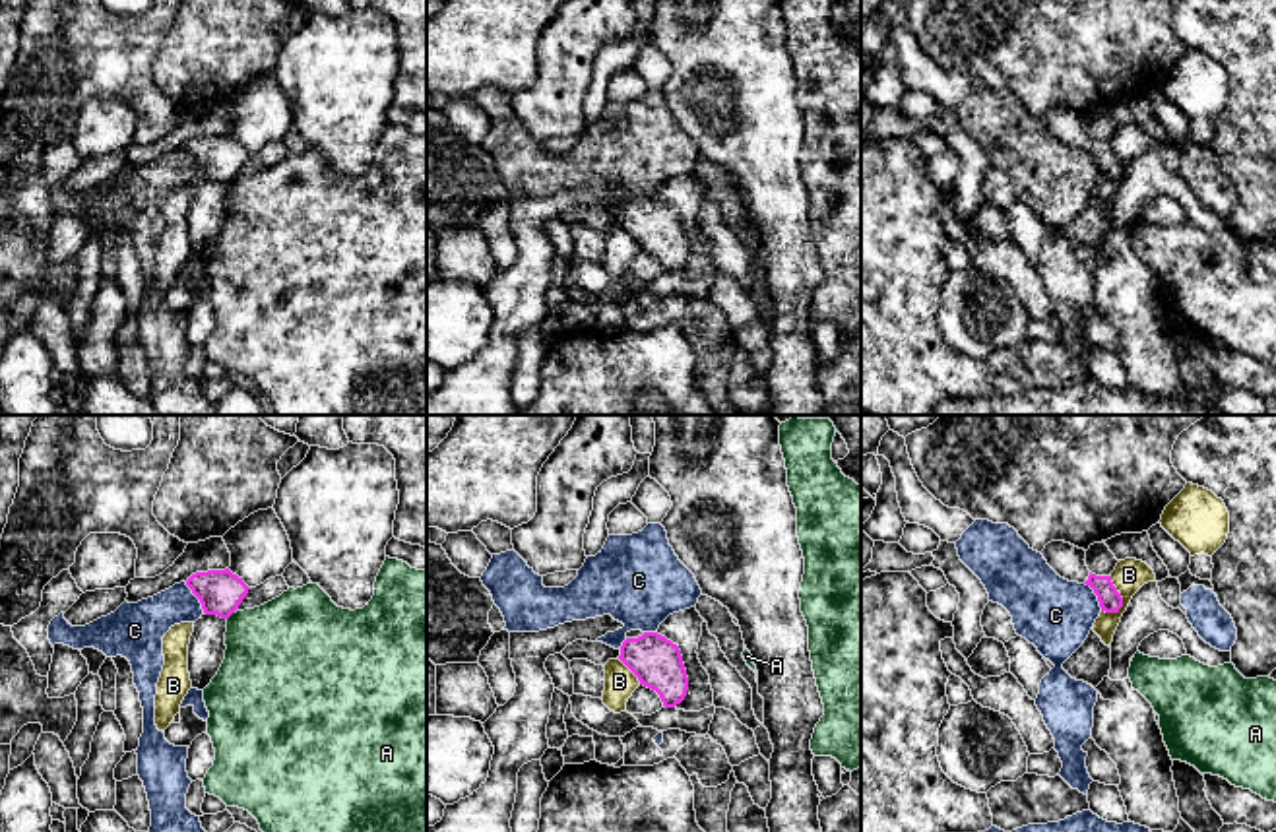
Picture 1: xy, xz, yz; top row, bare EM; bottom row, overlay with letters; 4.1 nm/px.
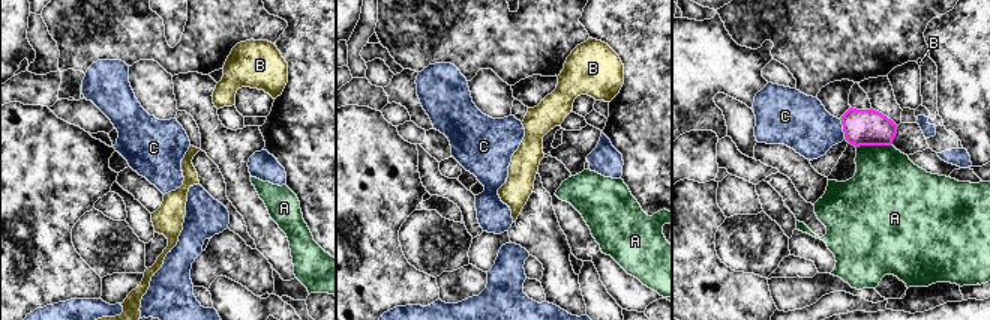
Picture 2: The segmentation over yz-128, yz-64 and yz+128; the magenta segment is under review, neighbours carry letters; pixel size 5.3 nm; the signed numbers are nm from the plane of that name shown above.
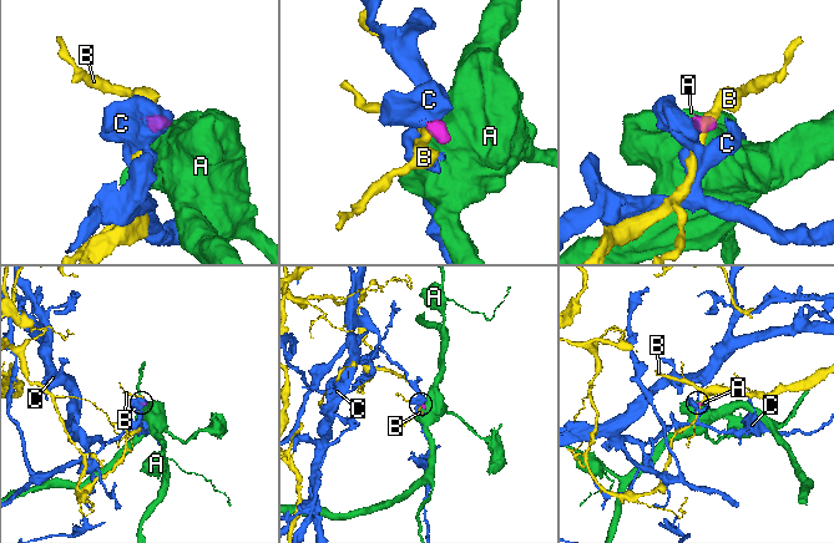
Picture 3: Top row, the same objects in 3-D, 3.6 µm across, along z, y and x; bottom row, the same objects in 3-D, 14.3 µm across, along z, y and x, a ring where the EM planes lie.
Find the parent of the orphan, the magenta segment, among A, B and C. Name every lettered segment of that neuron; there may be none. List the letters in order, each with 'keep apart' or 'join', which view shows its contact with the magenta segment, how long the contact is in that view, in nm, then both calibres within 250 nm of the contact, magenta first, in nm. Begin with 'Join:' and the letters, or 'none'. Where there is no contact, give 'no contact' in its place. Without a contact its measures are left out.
Join: none
A: keep apart; meets magenta in xy; contact 50 nm long; 190 nm thick on the magenta side, 420 nm on the other
B: keep apart; meets magenta in yz; contact 160 nm long; 100 nm thick on the magenta side, 140 nm on the other
C: keep apart; meets magenta in xy; contact 150 nm long; 190 nm thick on the magenta side, 190 nm on the other

